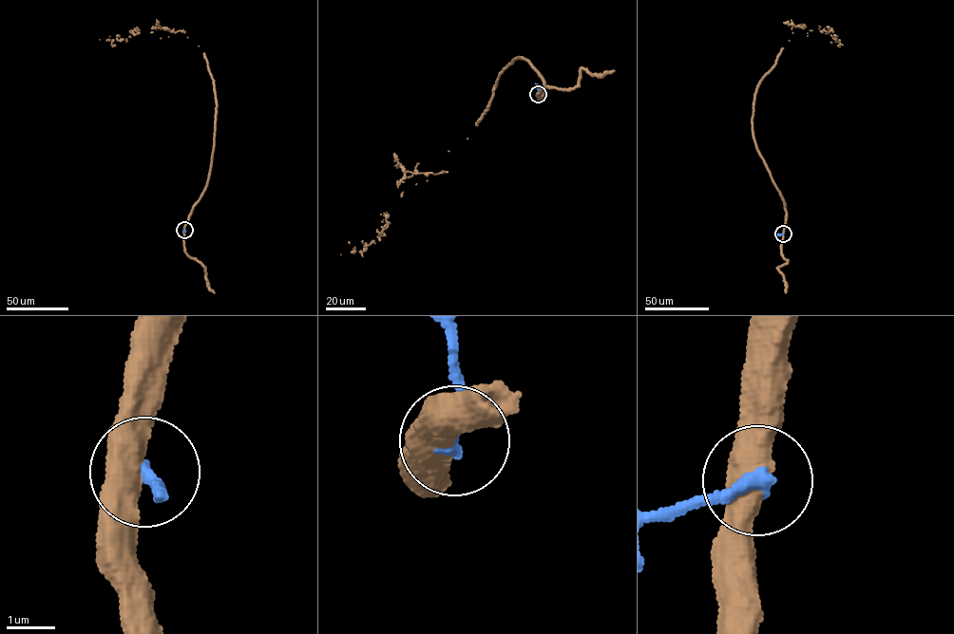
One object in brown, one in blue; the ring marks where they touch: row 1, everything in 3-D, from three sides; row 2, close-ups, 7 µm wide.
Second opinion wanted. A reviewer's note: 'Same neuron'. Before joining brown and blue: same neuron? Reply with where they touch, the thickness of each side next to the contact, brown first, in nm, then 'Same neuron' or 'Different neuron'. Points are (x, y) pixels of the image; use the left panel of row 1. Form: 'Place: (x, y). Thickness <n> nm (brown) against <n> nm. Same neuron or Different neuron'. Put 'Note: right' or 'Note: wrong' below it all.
Place: (184, 230). Thickness 550 nm (brown) against 240 nm. Different neuron
Note: wrong

